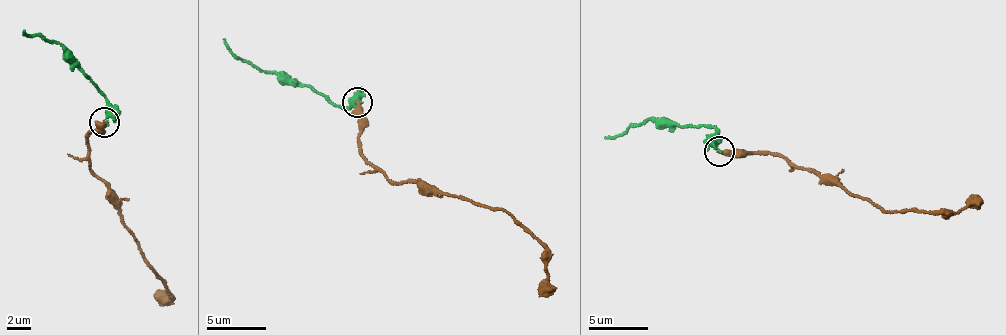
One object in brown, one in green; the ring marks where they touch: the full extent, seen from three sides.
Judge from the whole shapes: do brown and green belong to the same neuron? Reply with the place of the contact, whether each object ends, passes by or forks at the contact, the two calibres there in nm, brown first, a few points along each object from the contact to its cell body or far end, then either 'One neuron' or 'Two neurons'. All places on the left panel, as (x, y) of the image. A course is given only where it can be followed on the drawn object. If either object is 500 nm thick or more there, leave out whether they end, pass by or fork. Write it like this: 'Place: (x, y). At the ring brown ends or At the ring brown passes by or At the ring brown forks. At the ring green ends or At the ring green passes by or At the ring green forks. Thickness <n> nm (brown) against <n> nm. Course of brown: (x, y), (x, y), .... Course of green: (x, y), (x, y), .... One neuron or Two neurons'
Place: (104, 122). At the ring brown ends. At the ring green passes by. Thickness 400 nm (brown) against 280 nm. Course of brown: (104, 122), (84, 137), (92, 175), (111, 187), (125, 224), (171, 294), (162, 300), (164, 298), (155, 295). Course of green: (104, 119), (103, 96), (84, 71), (69, 64), (56, 42), (29, 35), (23, 30). Two neurons

